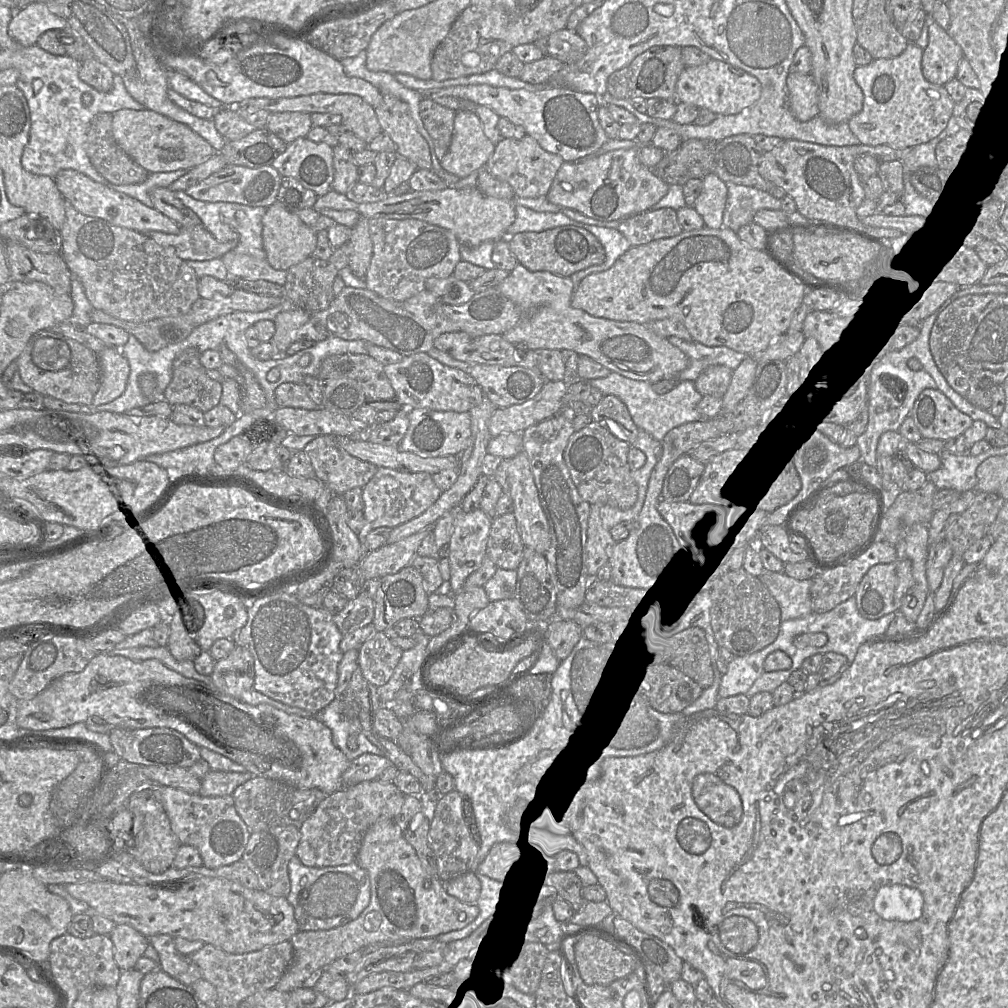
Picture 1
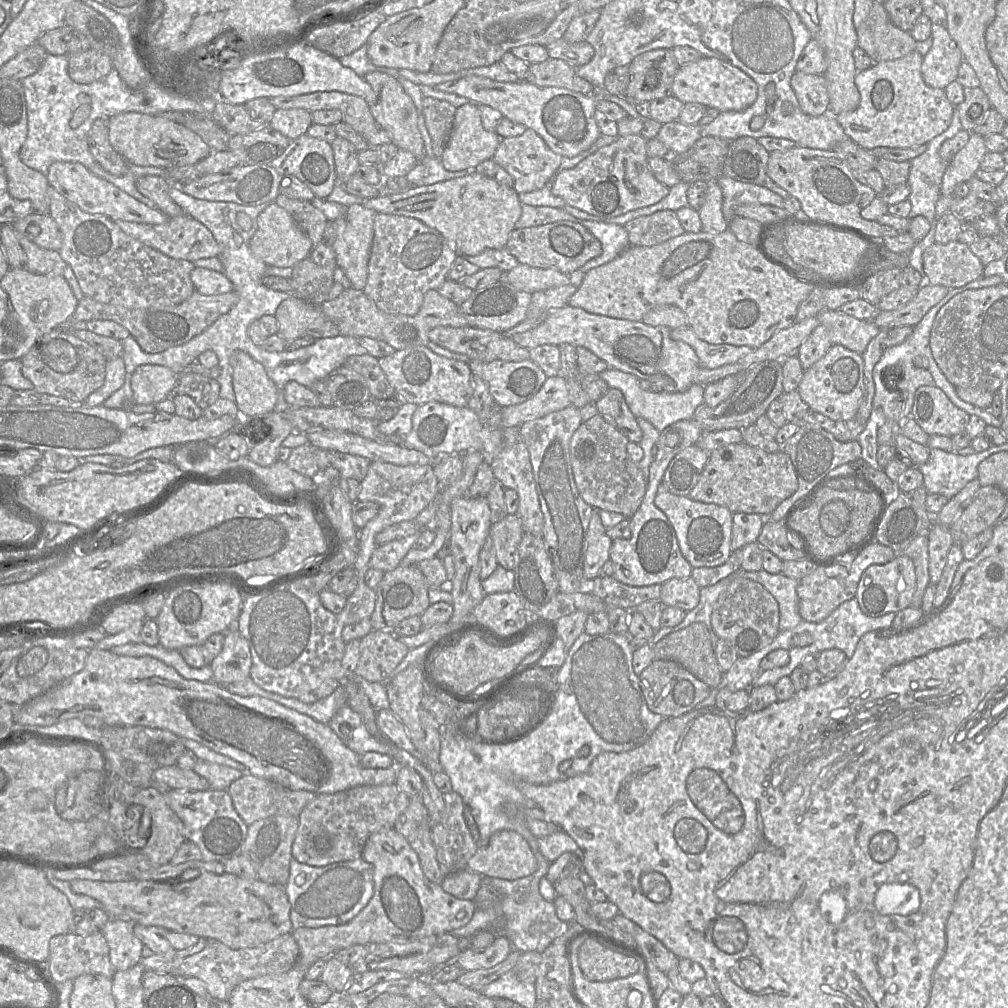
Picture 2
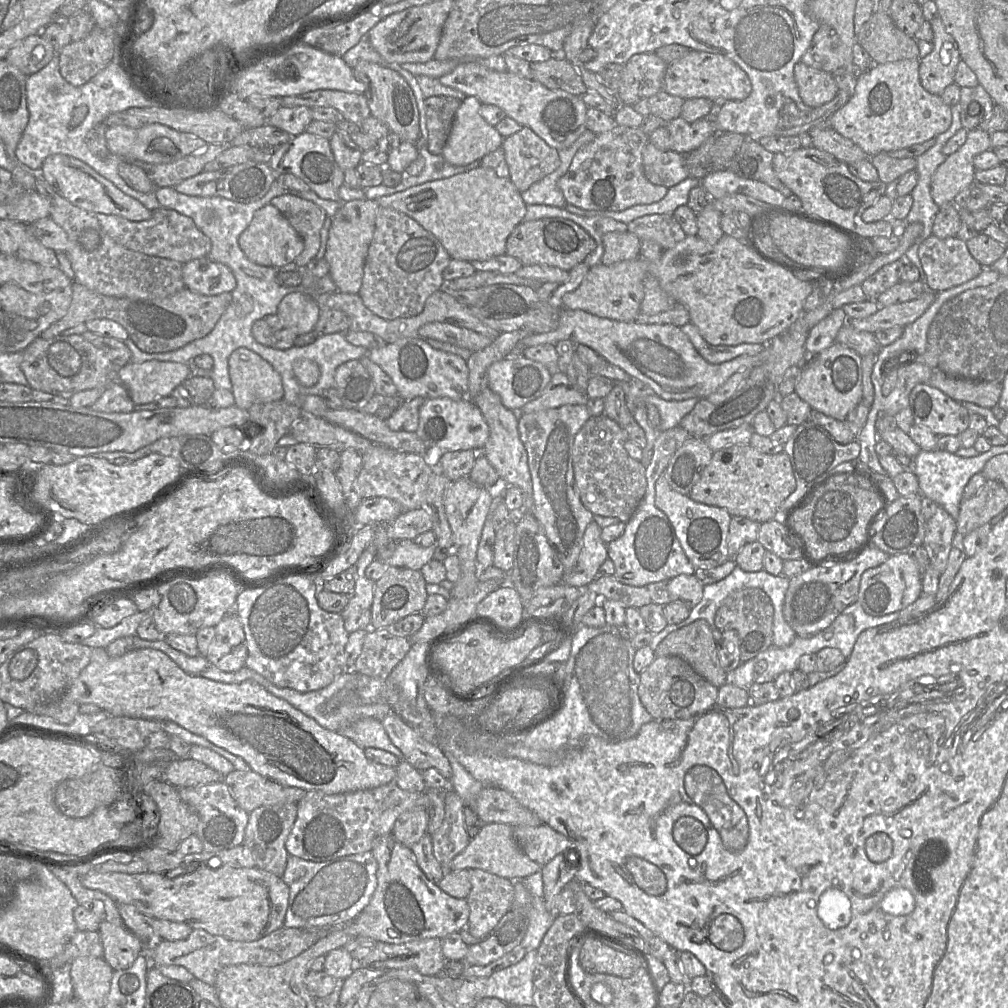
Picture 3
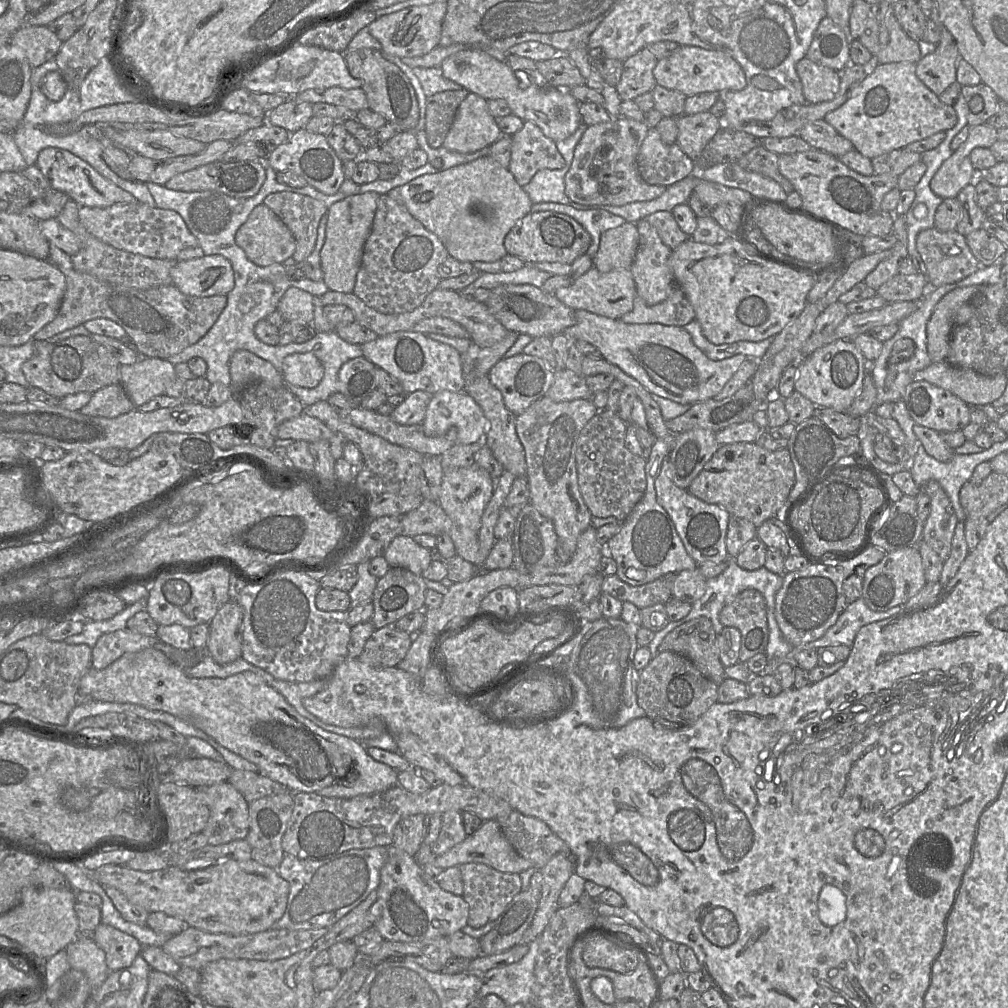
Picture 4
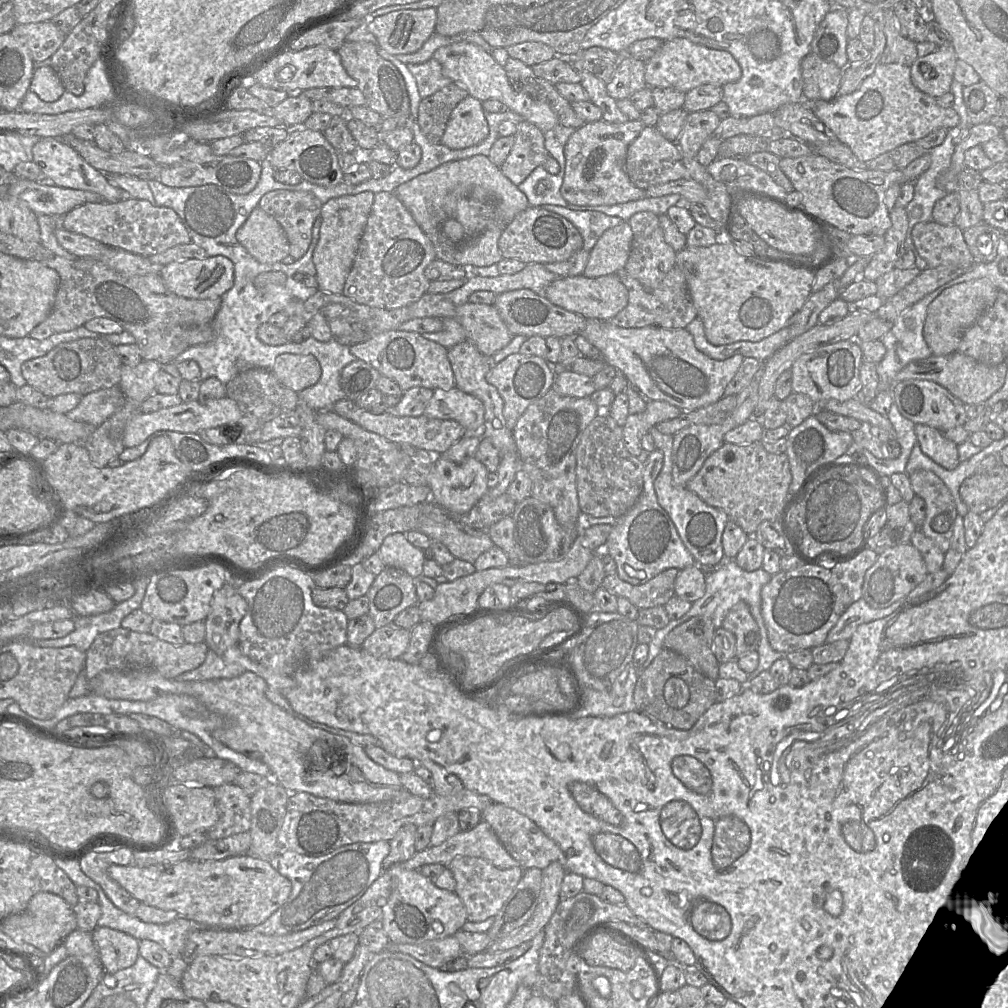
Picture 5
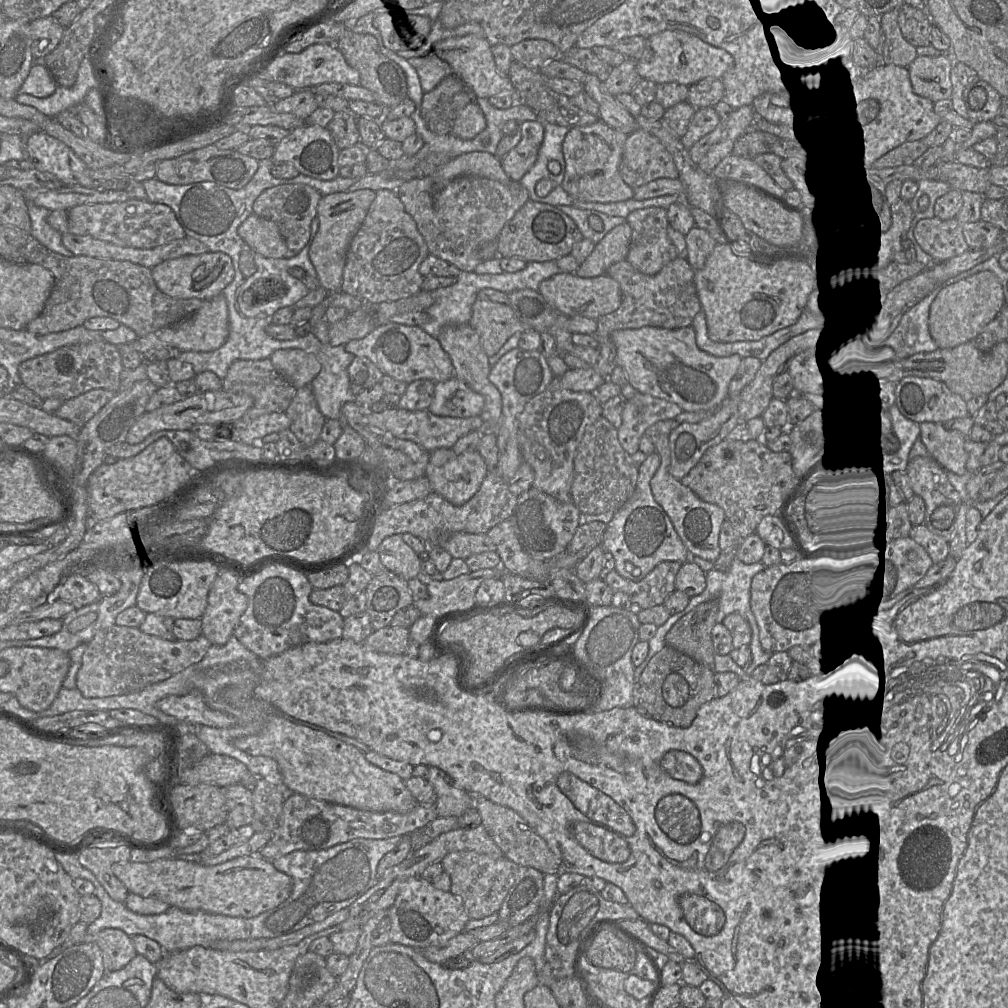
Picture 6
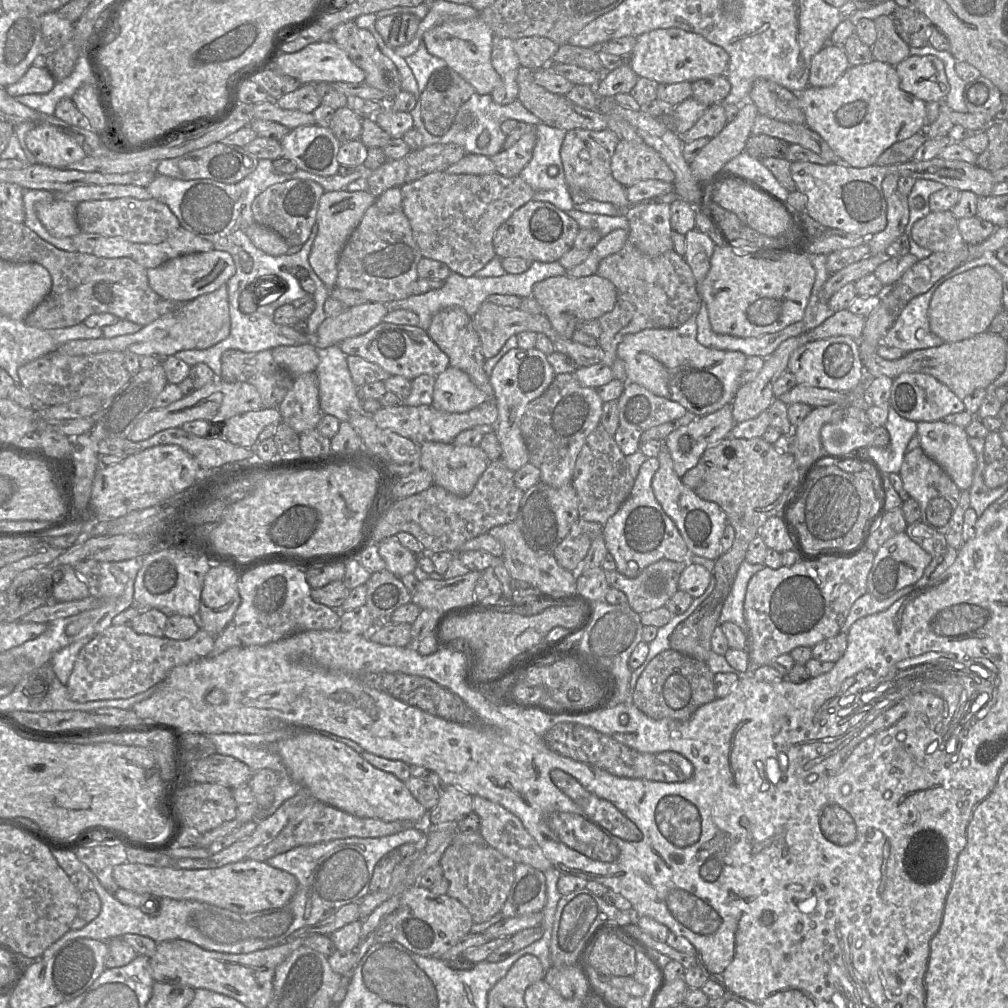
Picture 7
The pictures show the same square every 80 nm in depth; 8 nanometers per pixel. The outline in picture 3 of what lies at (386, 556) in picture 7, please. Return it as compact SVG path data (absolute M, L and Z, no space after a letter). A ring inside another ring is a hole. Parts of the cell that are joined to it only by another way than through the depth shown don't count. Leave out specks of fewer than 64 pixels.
M409 539L396 541L394 550L385 563L387 566L420 571L425 564L433 559L433 554L437 547L436 542L429 547L421 547Z

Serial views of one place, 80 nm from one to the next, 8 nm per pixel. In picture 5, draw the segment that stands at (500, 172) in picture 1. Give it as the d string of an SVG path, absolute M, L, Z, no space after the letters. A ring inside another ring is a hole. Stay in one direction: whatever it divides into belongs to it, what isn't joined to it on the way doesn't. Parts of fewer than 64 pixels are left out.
M521 122L515 135L515 145L501 165L503 174L515 185L518 186L544 166L552 175L559 173L559 163L545 147L545 134L546 132L531 122Z

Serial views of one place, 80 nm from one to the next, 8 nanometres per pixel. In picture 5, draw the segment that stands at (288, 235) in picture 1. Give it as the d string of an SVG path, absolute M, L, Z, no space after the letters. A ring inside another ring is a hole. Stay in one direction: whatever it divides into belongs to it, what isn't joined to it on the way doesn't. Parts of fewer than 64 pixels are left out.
M258 206L236 232L238 242L260 263L276 263L289 255L281 225Z

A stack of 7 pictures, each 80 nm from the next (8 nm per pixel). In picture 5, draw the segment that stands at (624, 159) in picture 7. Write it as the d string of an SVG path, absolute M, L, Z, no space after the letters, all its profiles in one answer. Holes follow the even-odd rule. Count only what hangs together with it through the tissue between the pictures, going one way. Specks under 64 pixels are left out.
M645 126L640 135L629 145L625 172L633 185L644 190L652 185L681 178L691 179L683 164L683 155L677 142L666 139L656 126Z

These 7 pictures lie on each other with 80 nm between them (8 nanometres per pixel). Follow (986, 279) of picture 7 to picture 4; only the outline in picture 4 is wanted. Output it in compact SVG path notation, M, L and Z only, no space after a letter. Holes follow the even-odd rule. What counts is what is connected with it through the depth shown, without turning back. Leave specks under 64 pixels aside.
M987 285L955 288L936 304L926 326L927 351L932 363L946 361L956 311Z

